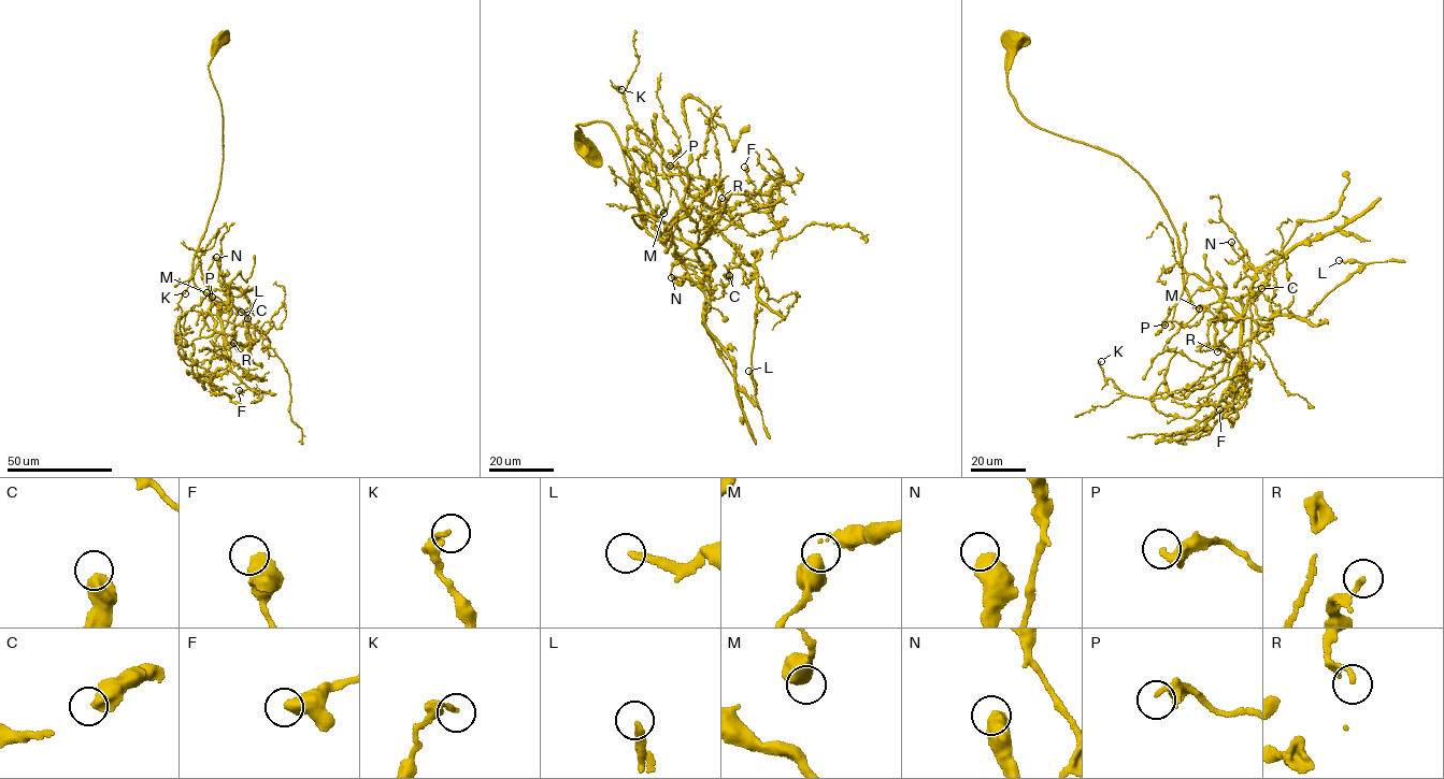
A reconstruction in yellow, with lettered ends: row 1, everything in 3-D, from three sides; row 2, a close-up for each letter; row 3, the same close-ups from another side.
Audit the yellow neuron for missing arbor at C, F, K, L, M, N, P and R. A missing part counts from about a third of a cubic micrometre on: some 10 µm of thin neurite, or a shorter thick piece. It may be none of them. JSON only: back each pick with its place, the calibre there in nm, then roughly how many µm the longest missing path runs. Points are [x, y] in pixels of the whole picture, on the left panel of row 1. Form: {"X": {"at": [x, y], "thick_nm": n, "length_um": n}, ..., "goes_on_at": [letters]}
{"goes_on_at": []}

